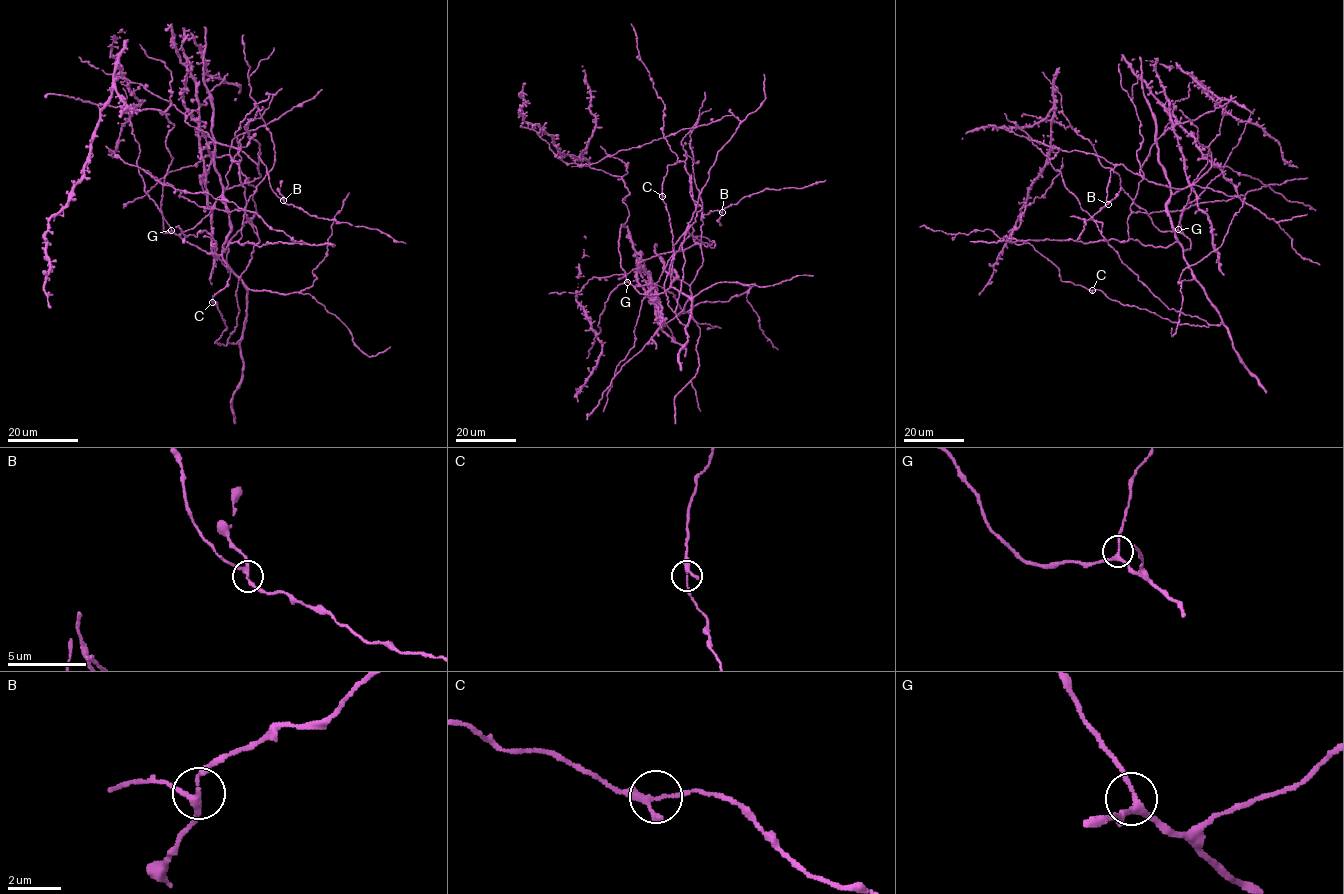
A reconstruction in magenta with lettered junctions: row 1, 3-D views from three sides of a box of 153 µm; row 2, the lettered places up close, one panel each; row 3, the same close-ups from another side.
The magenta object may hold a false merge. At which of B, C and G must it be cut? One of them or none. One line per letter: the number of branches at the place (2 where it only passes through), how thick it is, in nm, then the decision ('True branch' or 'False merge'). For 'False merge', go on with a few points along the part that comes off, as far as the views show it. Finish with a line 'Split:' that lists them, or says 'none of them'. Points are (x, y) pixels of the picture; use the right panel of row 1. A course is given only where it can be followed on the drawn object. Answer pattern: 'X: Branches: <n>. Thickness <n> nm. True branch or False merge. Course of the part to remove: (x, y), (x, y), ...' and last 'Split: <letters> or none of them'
B: Branches: 3. Thickness 200 nm. True branch
C: Branches: 3. Thickness 200 nm. True branch
G: Branches: 3. Thickness 200 nm. True branch
Split: none of them

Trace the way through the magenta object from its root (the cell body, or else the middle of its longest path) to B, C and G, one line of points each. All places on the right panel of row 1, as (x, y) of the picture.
B: (1190, 248), (1178, 241), (1167, 208), (1180, 189), (1120, 164), (1110, 171), (1108, 204)
C: (1190, 248), (1183, 257), (1219, 314), (1219, 325), (1178, 324), (1092, 290)
G: (1190, 248), (1190, 240), (1178, 229)

